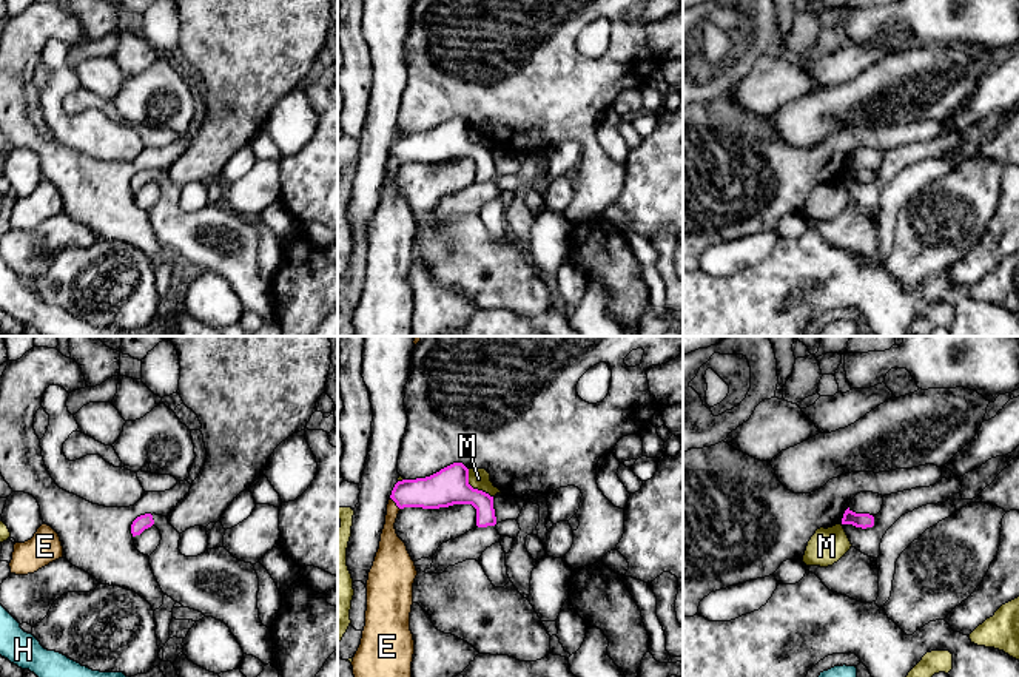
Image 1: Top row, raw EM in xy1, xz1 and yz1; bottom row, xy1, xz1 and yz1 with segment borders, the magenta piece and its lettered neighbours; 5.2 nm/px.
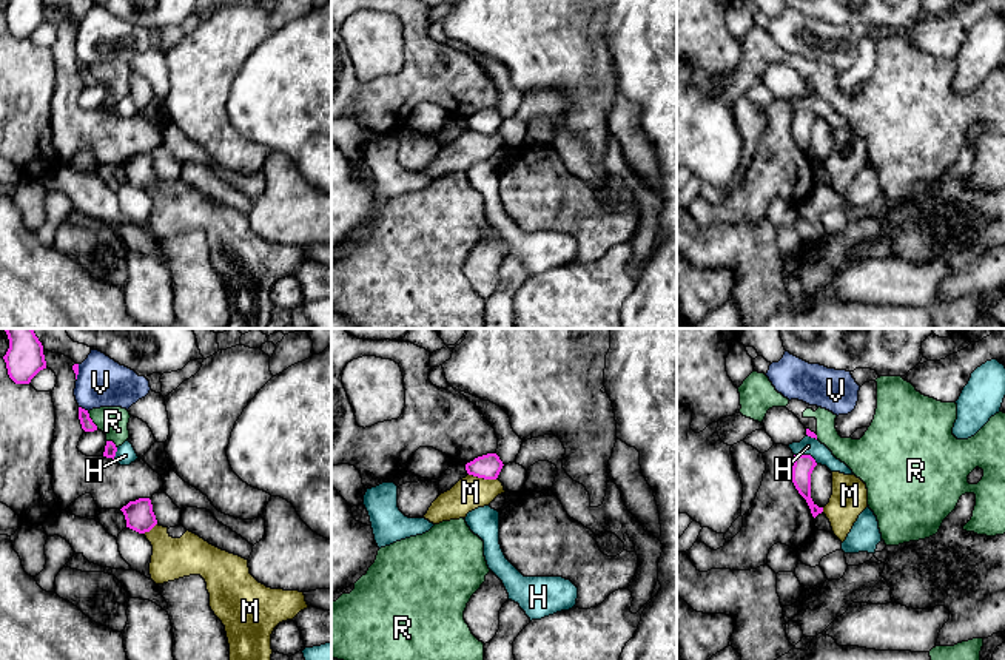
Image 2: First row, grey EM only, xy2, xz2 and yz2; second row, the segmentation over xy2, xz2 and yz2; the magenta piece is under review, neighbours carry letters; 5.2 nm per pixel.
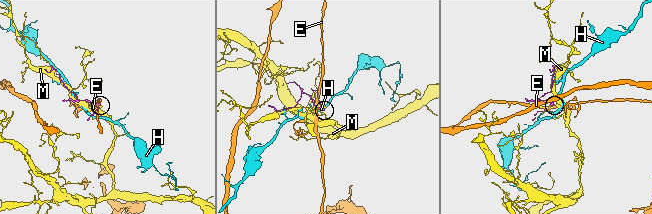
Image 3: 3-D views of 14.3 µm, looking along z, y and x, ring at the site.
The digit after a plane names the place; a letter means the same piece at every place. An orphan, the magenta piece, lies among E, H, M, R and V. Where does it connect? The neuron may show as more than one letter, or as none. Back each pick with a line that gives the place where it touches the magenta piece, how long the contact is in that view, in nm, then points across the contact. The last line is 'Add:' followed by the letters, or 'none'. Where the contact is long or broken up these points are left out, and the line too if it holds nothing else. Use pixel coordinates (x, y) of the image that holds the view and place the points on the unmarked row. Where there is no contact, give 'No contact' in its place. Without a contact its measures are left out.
Add: none

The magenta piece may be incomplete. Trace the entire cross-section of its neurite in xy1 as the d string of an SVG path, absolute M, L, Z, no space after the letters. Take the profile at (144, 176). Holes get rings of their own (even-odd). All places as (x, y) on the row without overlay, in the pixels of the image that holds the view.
M145 168L131 179L133 191L156 180L162 194L150 210L151 225L163 248L225 278L244 308L273 316L271 282L262 279L257 264L259 233L251 217L234 213L224 200L197 211L179 205L180 188L168 171Z

